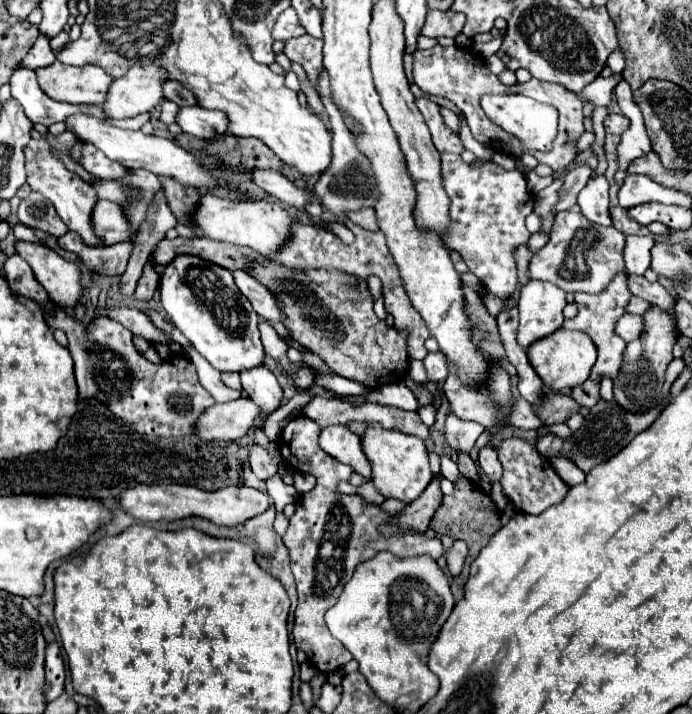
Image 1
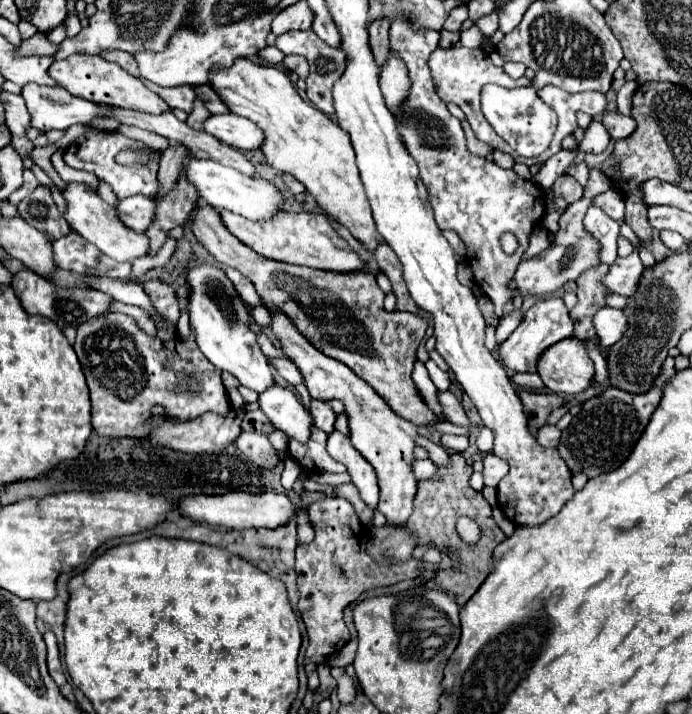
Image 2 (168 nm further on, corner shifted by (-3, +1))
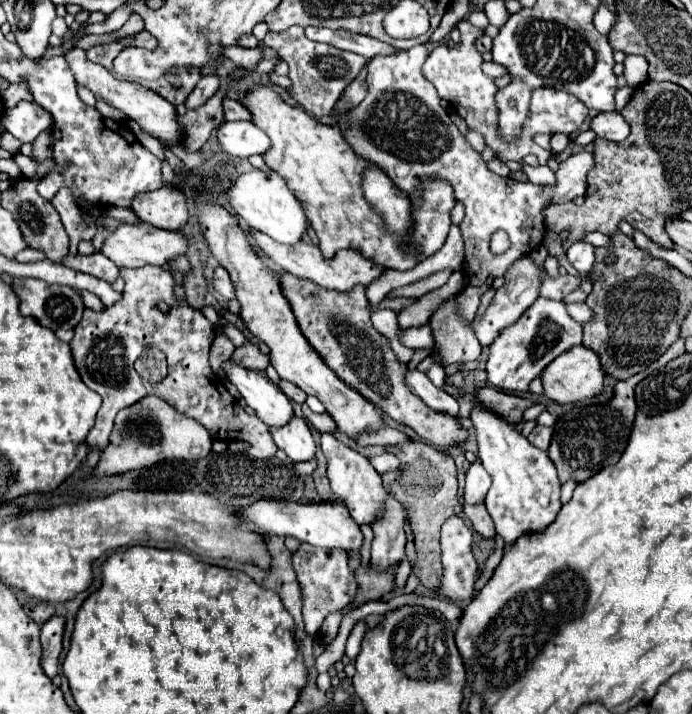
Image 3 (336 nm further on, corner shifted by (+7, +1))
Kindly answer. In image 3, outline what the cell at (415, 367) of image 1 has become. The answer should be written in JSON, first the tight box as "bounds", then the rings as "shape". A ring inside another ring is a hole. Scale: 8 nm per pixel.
{"bounds":[418,358,446,388],"shape":[[[432,358],[422,360],[422,362],[418,364],[418,370],[420,370],[420,372],[424,372],[424,374],[430,378],[430,382],[432,382],[434,386],[438,386],[438,388],[442,388],[442,386],[444,386],[444,378],[446,378],[444,368],[442,368],[442,366],[438,366]]]}

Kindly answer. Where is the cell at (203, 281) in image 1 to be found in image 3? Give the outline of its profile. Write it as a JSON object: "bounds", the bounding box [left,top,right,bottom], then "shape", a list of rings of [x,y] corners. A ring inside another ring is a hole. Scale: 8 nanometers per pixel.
{"bounds":[224,360,294,428],"shape":[[[228,360],[224,368],[228,380],[238,388],[246,404],[268,428],[282,428],[294,418],[290,400],[274,382],[270,382],[254,370],[246,370],[234,364],[232,360]]]}

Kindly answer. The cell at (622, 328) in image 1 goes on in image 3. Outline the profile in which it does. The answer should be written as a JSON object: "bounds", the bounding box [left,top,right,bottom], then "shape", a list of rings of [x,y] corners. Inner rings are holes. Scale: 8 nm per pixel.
{"bounds":[566,302,592,324],"shape":[[[580,302],[580,304],[566,304],[566,310],[580,324],[584,324],[584,322],[588,322],[592,318],[592,310],[584,302]]]}

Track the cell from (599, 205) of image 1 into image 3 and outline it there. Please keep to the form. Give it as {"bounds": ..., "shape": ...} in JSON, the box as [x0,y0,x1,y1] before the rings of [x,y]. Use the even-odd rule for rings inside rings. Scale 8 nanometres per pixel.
{"bounds":[568,242,594,274],"shape":[[[576,242],[568,248],[568,262],[582,274],[588,274],[594,266],[594,246],[586,242]]]}

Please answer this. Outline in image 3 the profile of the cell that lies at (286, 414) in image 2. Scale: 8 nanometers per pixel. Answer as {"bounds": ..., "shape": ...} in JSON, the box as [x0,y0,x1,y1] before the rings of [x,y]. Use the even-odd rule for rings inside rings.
{"bounds":[270,418,316,462],"shape":[[[292,418],[284,428],[270,430],[276,446],[286,452],[292,462],[308,462],[316,458],[316,442],[304,418]]]}

